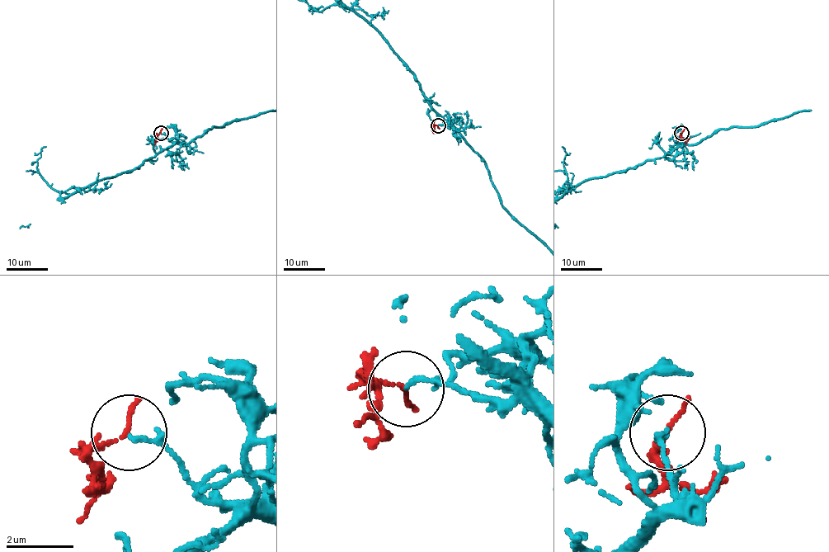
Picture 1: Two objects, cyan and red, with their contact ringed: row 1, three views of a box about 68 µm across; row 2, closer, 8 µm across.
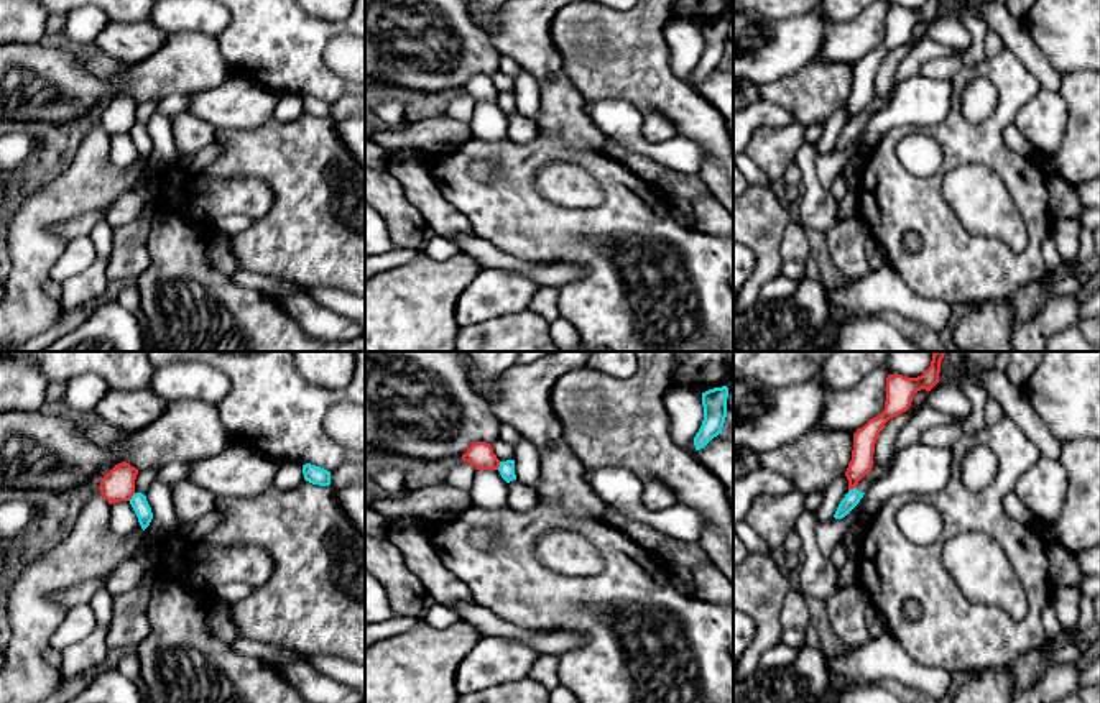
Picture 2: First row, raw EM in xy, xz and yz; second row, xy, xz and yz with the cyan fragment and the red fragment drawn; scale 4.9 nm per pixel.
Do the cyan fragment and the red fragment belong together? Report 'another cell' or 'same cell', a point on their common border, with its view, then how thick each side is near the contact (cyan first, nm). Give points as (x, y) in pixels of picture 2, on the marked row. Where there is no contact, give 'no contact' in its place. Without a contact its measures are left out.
another cell; meets cyan in xy at (132, 496); 80 nm thick on the cyan side, 160 nm on the other

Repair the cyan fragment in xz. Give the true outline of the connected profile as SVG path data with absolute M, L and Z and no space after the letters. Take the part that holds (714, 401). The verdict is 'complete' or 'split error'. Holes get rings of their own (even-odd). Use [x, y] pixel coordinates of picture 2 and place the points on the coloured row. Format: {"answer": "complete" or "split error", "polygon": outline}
{"answer": "complete", "polygon": "M714 388L702 393L704 420L694 437L696 450L704 448L714 437L722 434L727 417L728 388Z"}

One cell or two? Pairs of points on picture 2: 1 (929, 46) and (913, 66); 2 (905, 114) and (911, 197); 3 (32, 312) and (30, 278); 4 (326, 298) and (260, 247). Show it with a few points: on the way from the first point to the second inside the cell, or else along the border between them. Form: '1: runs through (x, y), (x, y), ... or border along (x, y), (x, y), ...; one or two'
1: runs through (924, 51), (915, 61); one
2: border along (944, 119), (924, 128), (893, 127), (875, 148); two
3: runs through (30, 304), (30, 286); one
4: border along (275, 278), (305, 286), (337, 288), (347, 293); two

